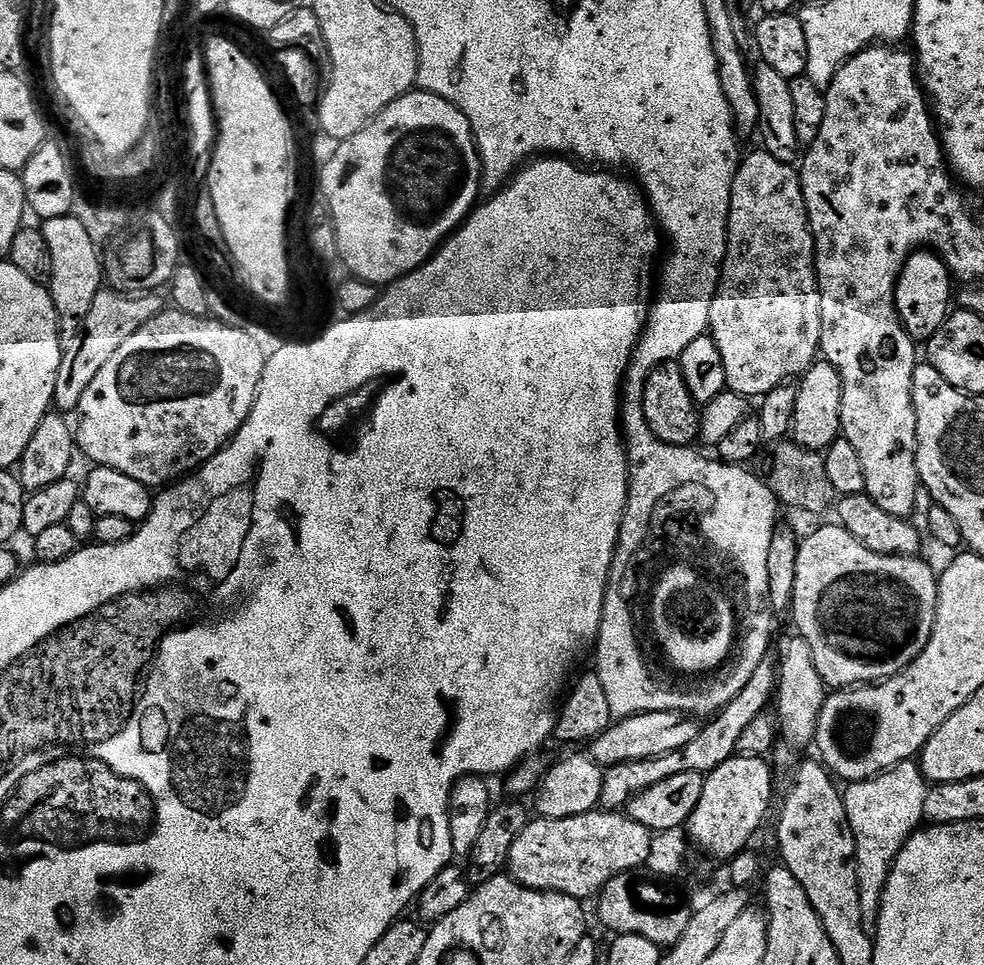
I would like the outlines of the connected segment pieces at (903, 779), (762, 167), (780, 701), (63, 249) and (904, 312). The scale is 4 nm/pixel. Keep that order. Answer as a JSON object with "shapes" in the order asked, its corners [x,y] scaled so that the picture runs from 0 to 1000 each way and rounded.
{"shapes":[[[[930,787],[909,794],[895,804],[871,808],[857,818],[860,844],[868,861],[873,939],[877,963],[887,969],[891,962],[895,928],[903,910],[903,902],[917,877],[940,853],[939,836],[945,813]]],[[[769,155],[755,163],[748,176],[742,201],[742,218],[740,219],[740,258],[736,264],[736,274],[732,278],[732,299],[728,303],[726,317],[722,317],[722,347],[724,353],[734,366],[734,375],[738,378],[739,405],[749,406],[761,412],[775,412],[798,396],[808,395],[821,384],[823,378],[829,376],[833,369],[833,351],[835,350],[835,309],[833,297],[829,291],[829,252],[823,234],[823,226],[819,218],[819,209],[813,192],[813,179],[799,168],[791,168],[782,158]]],[[[811,657],[791,680],[791,716],[787,722],[787,738],[791,743],[791,759],[805,775],[817,775],[829,766],[831,740],[835,740],[839,710],[831,698],[831,690],[827,686],[827,678],[823,678],[823,669]]],[[[72,222],[44,229],[43,239],[47,247],[47,255],[51,255],[51,267],[55,267],[55,280],[51,291],[53,312],[58,328],[63,333],[64,343],[73,346],[78,343],[79,334],[85,331],[85,326],[91,321],[91,313],[96,313],[107,293],[104,261],[87,242],[87,235]]],[[[946,259],[930,261],[919,274],[911,293],[911,324],[914,325],[916,336],[928,353],[944,353],[961,335],[968,318],[966,315],[970,315],[967,294],[970,295],[970,287],[959,274],[959,269]]]]}

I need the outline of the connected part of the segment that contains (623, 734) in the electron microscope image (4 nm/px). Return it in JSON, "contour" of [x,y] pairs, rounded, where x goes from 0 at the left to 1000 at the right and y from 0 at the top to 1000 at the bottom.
{"contour":[[[695,736],[658,738],[654,742],[635,742],[623,748],[608,766],[601,768],[600,782],[611,794],[621,794],[652,785],[669,785],[669,781],[681,781],[681,777],[693,777],[693,773],[705,769],[705,765],[709,765],[712,753],[712,747],[707,747],[703,740]]]}

